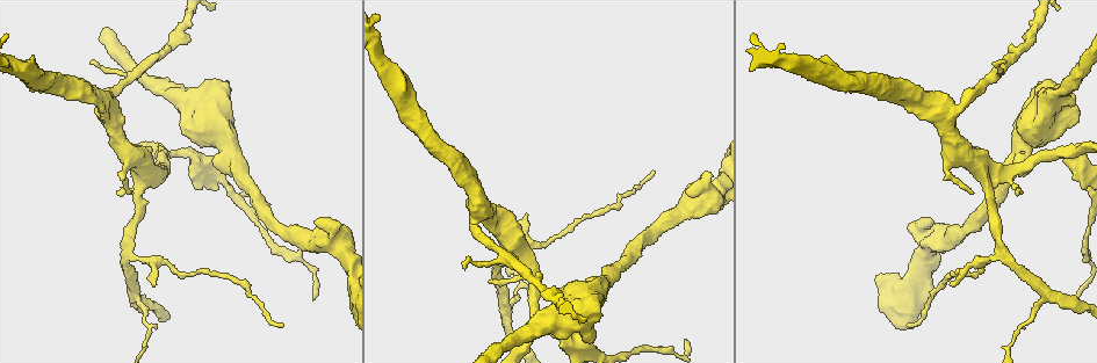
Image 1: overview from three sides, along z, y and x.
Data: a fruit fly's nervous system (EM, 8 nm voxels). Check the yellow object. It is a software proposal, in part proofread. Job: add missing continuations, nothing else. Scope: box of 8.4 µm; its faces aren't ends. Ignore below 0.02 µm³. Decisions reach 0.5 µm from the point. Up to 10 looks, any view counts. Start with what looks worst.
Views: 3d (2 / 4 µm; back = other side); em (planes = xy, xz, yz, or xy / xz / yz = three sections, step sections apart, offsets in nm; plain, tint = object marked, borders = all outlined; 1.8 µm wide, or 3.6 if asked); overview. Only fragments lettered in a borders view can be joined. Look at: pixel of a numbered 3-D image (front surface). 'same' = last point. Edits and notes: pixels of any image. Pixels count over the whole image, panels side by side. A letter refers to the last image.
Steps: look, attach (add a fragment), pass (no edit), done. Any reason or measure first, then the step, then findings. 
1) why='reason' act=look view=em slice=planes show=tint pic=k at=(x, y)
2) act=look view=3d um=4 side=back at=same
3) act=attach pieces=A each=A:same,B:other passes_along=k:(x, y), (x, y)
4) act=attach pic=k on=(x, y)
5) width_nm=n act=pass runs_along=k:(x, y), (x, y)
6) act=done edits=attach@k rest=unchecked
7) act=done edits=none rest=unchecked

why='branch stops here' act=look view=em slice=yz step=4 show=tint pic=1 at=(590, 342)

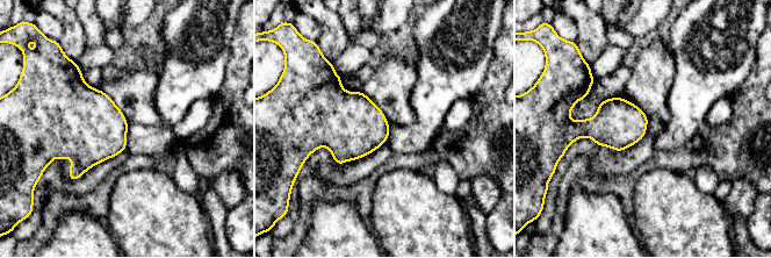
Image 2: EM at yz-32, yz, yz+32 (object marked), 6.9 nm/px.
why='cut it another way' act=look view=em slice=planes show=borders at=same

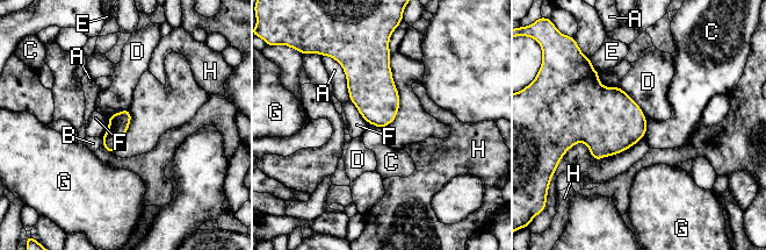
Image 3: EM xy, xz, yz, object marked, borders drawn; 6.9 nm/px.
longest_contact=A:300nm act=pass each=A:other,B:other,C:other,D:other,E:other,F:other,G:other,H:other border=3:(370, 123), (381, 129) found='no lettered fragment goes on from it'

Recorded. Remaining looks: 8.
why='arms part here' act=look view=3d um=2 pic=1 at=(1015, 161)

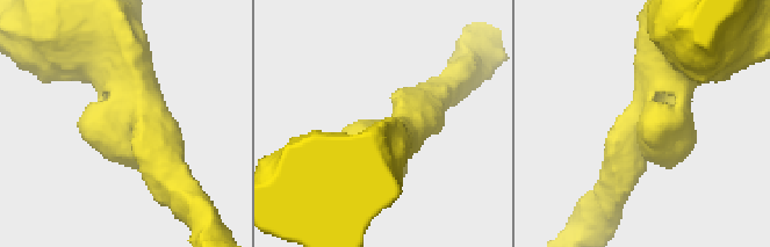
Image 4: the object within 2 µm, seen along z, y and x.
act=look view=em slice=planes show=borders pic=4 at=(142, 130)

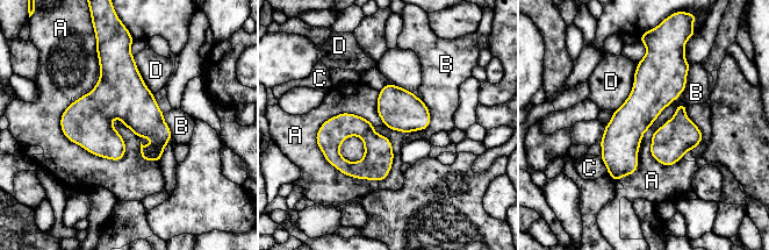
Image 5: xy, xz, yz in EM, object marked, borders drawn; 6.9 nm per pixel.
act=pass each=A:other,B:other,C:other,D:other border=5:(96, 51), (60, 129), (119, 161) found='no lettered fragment goes on from it'

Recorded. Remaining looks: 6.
why='branch stops here' act=look view=em slice=planes show=plain pic=1 at=(685, 341)

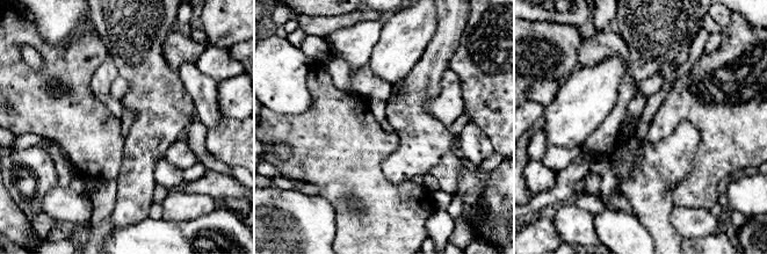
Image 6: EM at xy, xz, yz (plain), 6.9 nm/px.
why='see the neighbours' act=look view=em slice=planes show=borders at=same

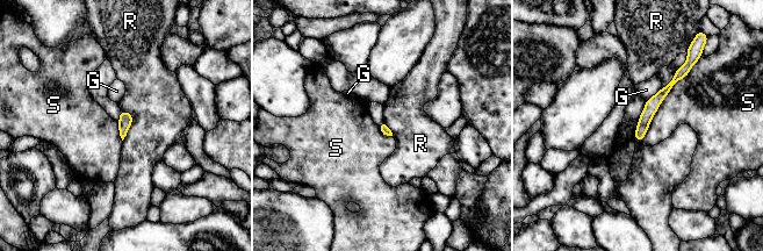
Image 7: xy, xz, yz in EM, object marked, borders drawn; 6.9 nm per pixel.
act=pass each=G:other,R:other,S:other border=7:(693, 65), (664, 98), (642, 141) found='none of them fits'

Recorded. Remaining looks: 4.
why='branch point' act=look view=3d um=4 pic=1 at=(333, 242)

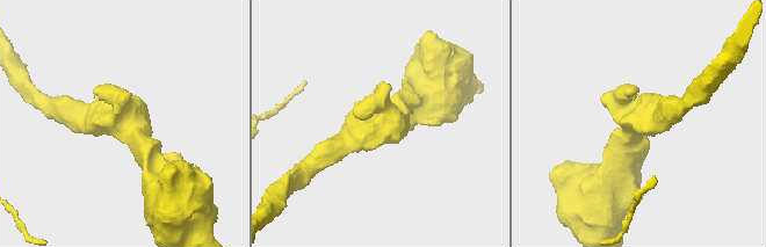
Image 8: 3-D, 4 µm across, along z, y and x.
act=look view=em slice=planes show=borders pic=8 at=(117, 118)

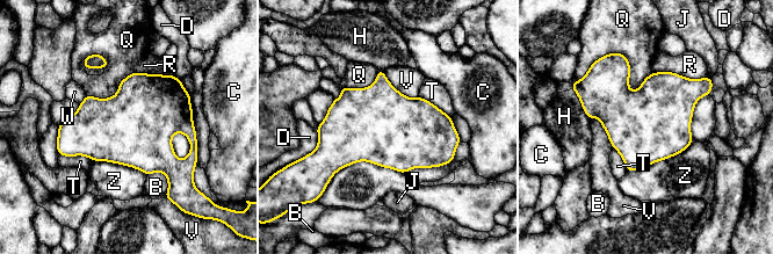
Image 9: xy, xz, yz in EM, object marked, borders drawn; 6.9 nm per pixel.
act=pass each=B:other,C:other,D:other,H:other,J:other,Q:other,R:other,T:other,V:other,W:other,Z:other found='no lettered fragment goes on from it'

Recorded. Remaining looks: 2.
act=done edits=none rest=unchecked

